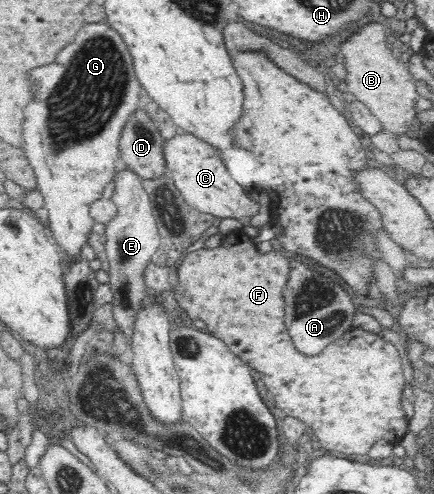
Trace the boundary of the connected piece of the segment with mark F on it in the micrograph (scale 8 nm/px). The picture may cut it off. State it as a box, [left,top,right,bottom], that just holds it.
[175,231,409,459]

